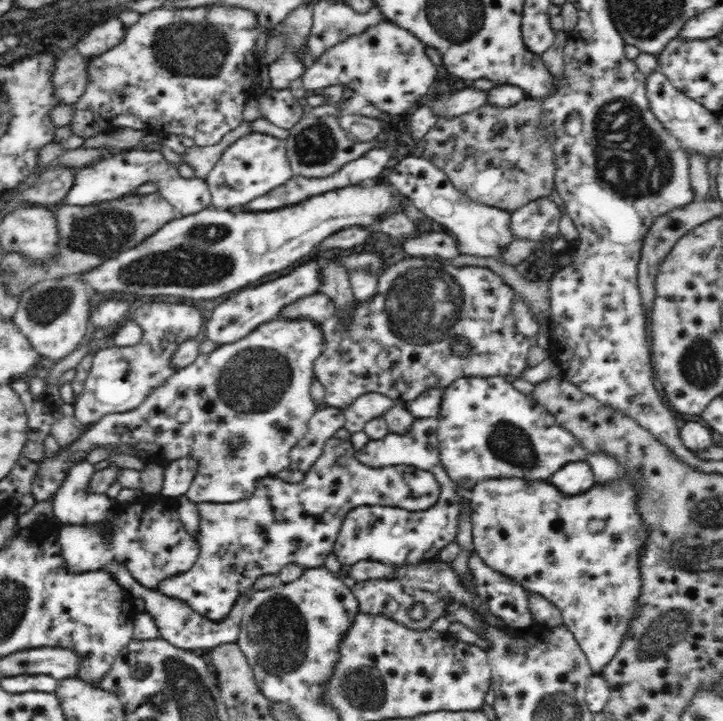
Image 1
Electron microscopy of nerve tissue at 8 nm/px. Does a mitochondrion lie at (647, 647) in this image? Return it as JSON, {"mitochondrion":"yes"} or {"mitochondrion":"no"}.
{"mitochondrion":"yes"}

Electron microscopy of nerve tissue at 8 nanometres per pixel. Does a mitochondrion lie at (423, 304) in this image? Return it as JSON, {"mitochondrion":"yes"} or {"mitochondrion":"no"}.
{"mitochondrion":"yes"}

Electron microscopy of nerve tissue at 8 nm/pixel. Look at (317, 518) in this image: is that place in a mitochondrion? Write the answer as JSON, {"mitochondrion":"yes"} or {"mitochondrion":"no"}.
{"mitochondrion":"no"}

